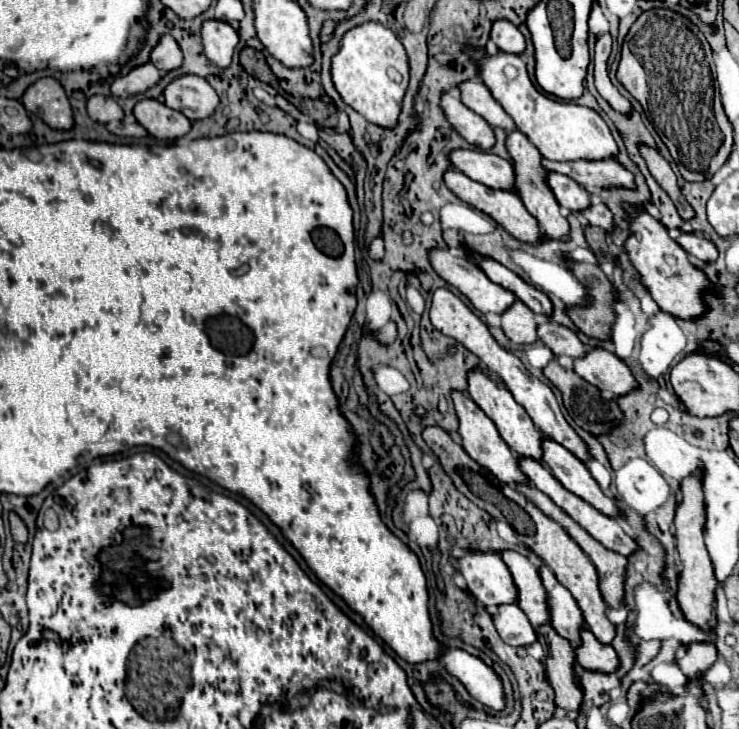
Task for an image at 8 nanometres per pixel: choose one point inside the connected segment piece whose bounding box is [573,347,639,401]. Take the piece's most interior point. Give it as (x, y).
(606, 371)

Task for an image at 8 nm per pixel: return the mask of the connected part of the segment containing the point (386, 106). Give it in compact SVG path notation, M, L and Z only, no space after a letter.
M365 23L345 33L339 53L331 65L333 83L347 105L359 111L369 123L385 129L397 125L401 101L409 85L409 59L403 43L381 23Z

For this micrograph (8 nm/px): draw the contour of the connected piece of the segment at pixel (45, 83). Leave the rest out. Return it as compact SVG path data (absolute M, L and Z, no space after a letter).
M43 77L33 83L21 101L29 113L41 117L51 129L69 131L73 127L73 111L69 99L59 81L53 77Z

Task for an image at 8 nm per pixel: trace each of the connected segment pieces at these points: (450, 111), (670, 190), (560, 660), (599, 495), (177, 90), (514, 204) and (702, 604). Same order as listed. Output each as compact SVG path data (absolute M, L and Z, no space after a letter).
M445 93L441 97L441 107L443 107L449 123L455 127L455 131L463 139L467 139L473 147L477 147L481 151L489 151L495 145L493 127L481 115L473 113L469 107L465 107L461 103L461 99L457 99L451 93Z
M641 145L641 155L643 155L643 159L647 161L647 167L649 167L651 175L655 177L655 181L657 181L657 183L667 191L667 195L673 199L673 203L675 203L679 215L681 215L685 221L693 219L693 217L695 217L695 211L693 211L693 207L685 201L685 197L683 197L683 193L681 193L681 187L677 185L677 175L675 175L675 171L671 169L671 165L669 165L655 149L649 149L647 145Z
M543 625L537 629L539 643L551 647L551 657L547 657L547 679L555 689L555 703L571 713L579 713L583 703L583 687L579 677L575 675L575 649L571 643L561 637L551 625Z
M545 439L543 441L543 459L545 465L551 469L551 473L577 497L585 499L589 505L593 505L597 511L601 511L607 517L621 517L621 509L617 507L613 497L607 497L599 483L591 477L589 469L585 467L583 461L573 457L565 447L559 443Z
M185 75L169 83L163 93L165 105L183 113L191 121L207 119L215 113L219 105L219 97L215 89L197 75Z
M449 169L449 171L445 173L445 183L447 183L447 187L449 187L459 199L463 199L465 203L473 205L473 207L479 209L481 213L489 215L495 223L499 223L501 227L505 227L515 239L519 239L519 241L523 241L523 243L531 243L531 245L541 243L541 239L543 239L541 225L537 225L537 219L525 209L523 201L521 201L513 191L489 189L487 185L481 185L481 183L469 179L465 173L461 173L461 171L457 171L457 169Z
M691 475L685 481L681 481L681 493L683 493L683 501L677 507L677 515L675 515L675 539L677 539L677 551L681 557L681 577L679 577L679 593L677 593L677 601L685 613L685 619L697 627L701 627L703 631L711 633L709 627L709 619L711 619L711 611L713 611L713 603L715 603L715 573L713 573L713 565L711 559L707 555L705 543L703 543L703 525L705 525L705 503L703 503L703 491L701 491L701 479L699 475Z

